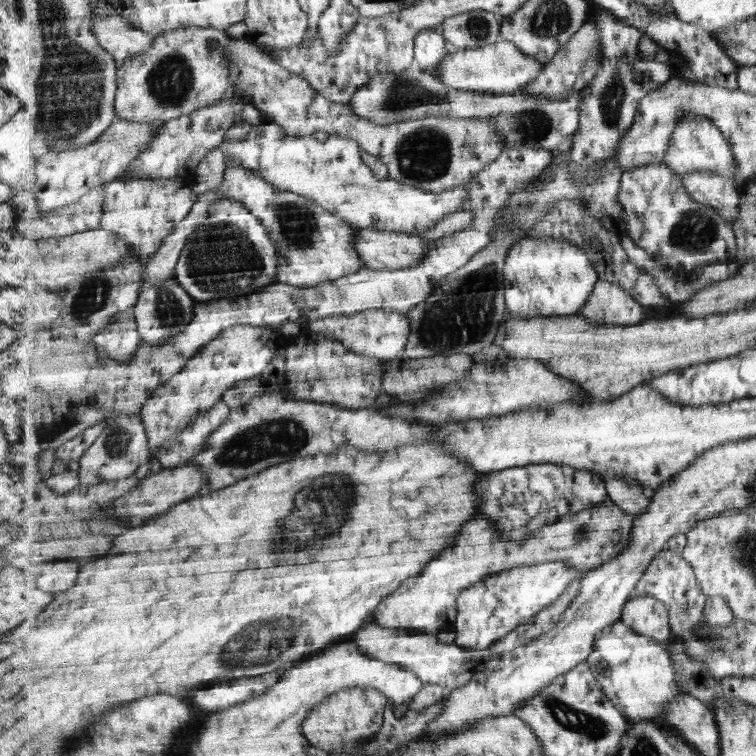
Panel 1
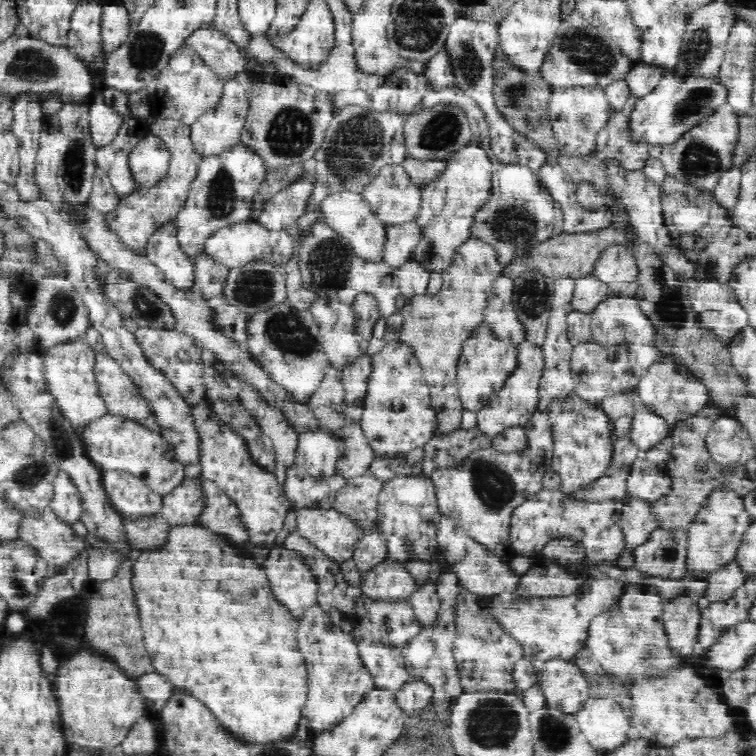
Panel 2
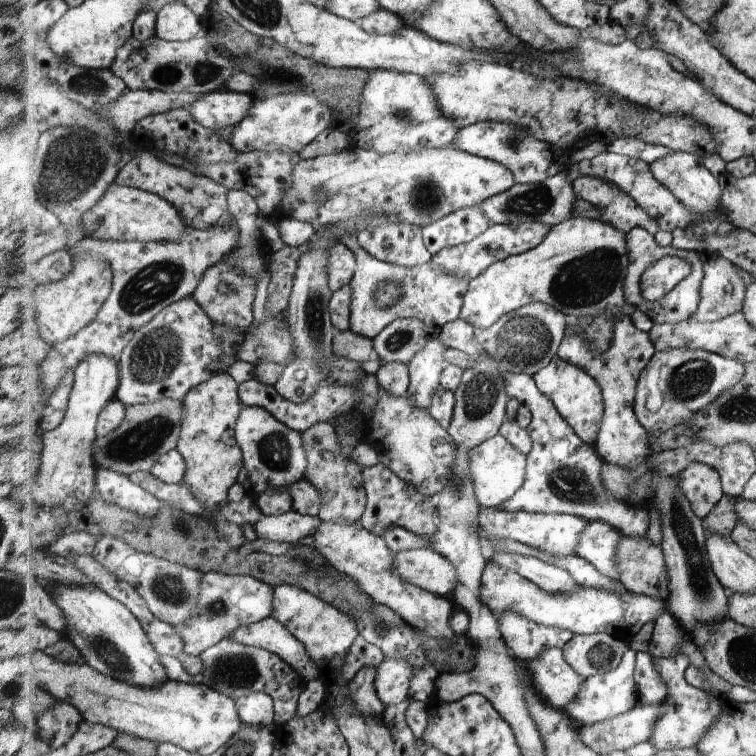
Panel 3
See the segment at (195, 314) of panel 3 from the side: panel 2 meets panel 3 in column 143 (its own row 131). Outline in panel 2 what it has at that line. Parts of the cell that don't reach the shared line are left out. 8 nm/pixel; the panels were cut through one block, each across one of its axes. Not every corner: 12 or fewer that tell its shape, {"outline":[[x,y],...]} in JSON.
{"outline":[[346,105],[313,159],[317,172],[296,232],[322,198],[361,193],[407,157],[404,115]]}

